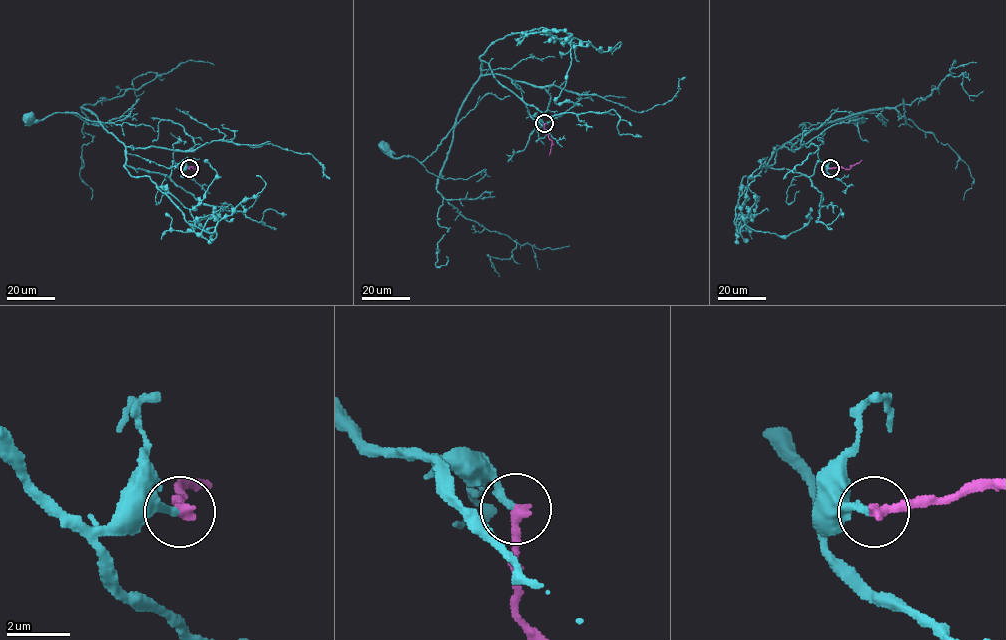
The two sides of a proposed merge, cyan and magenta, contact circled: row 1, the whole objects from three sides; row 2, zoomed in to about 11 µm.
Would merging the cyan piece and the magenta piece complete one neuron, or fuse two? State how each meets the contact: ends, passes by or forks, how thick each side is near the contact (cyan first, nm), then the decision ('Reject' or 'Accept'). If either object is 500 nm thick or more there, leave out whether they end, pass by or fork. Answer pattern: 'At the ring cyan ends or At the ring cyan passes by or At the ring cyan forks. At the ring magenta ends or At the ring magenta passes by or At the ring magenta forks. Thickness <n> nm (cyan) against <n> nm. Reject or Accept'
At the ring cyan ends. At the ring magenta ends. Thickness 240 nm (cyan) against 340 nm. Accept

